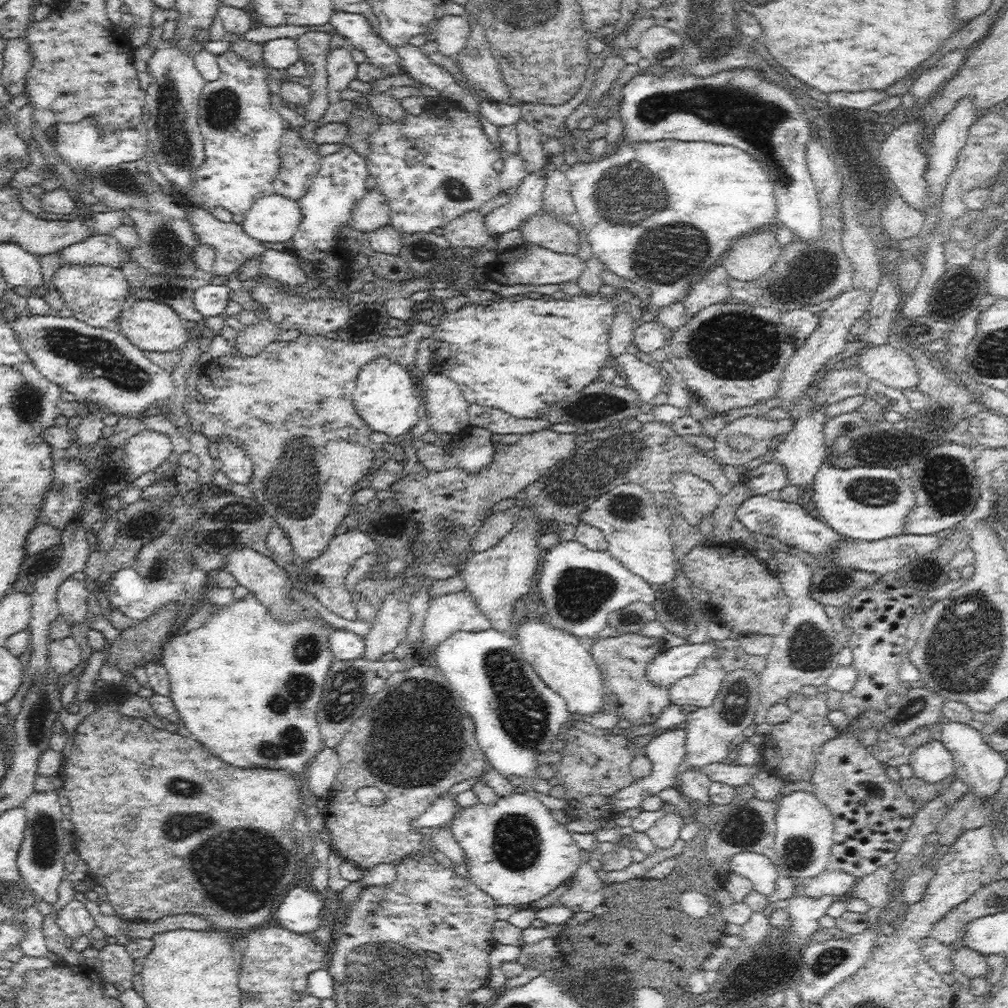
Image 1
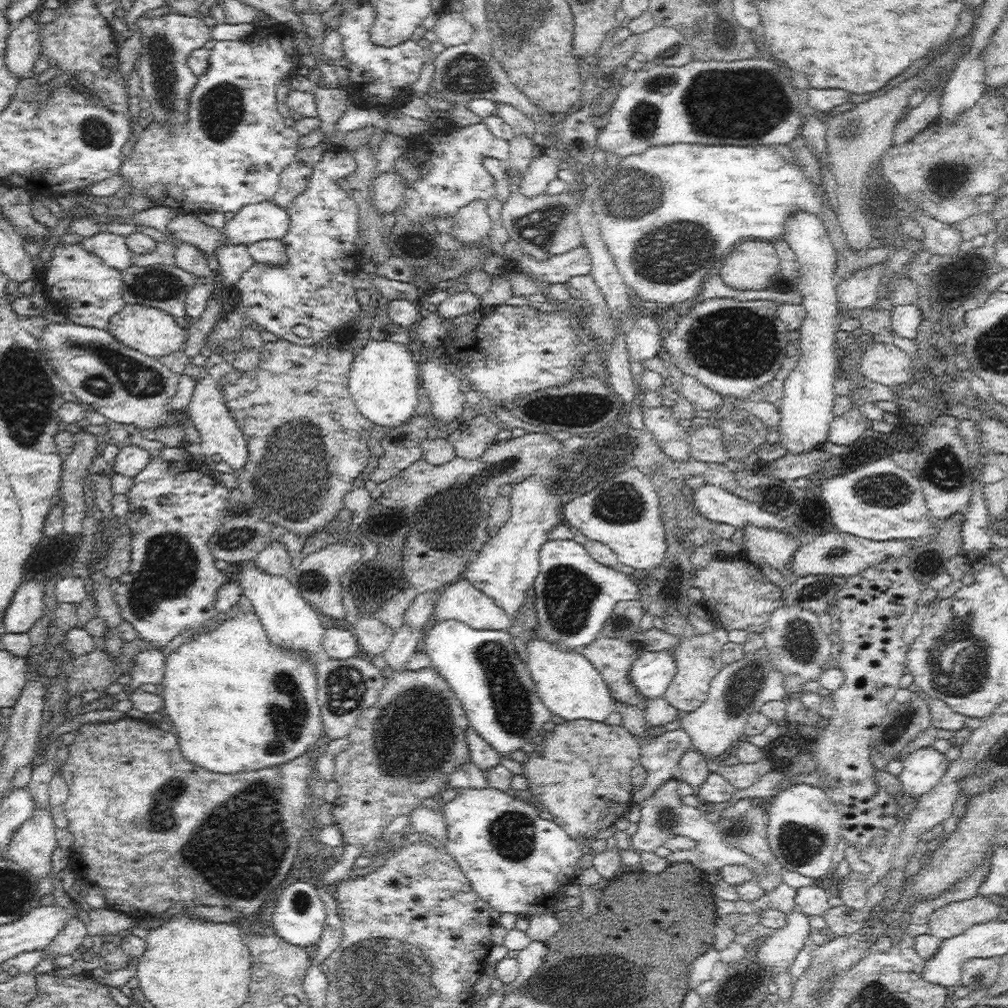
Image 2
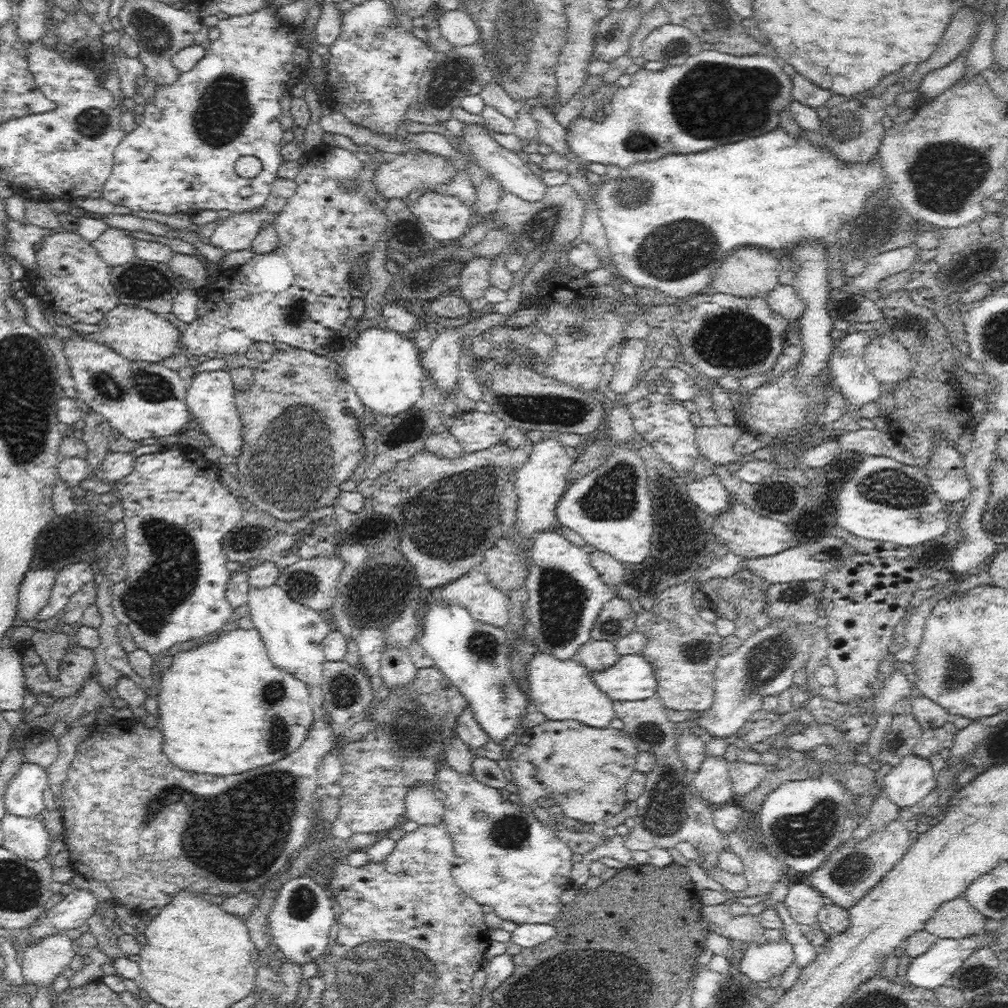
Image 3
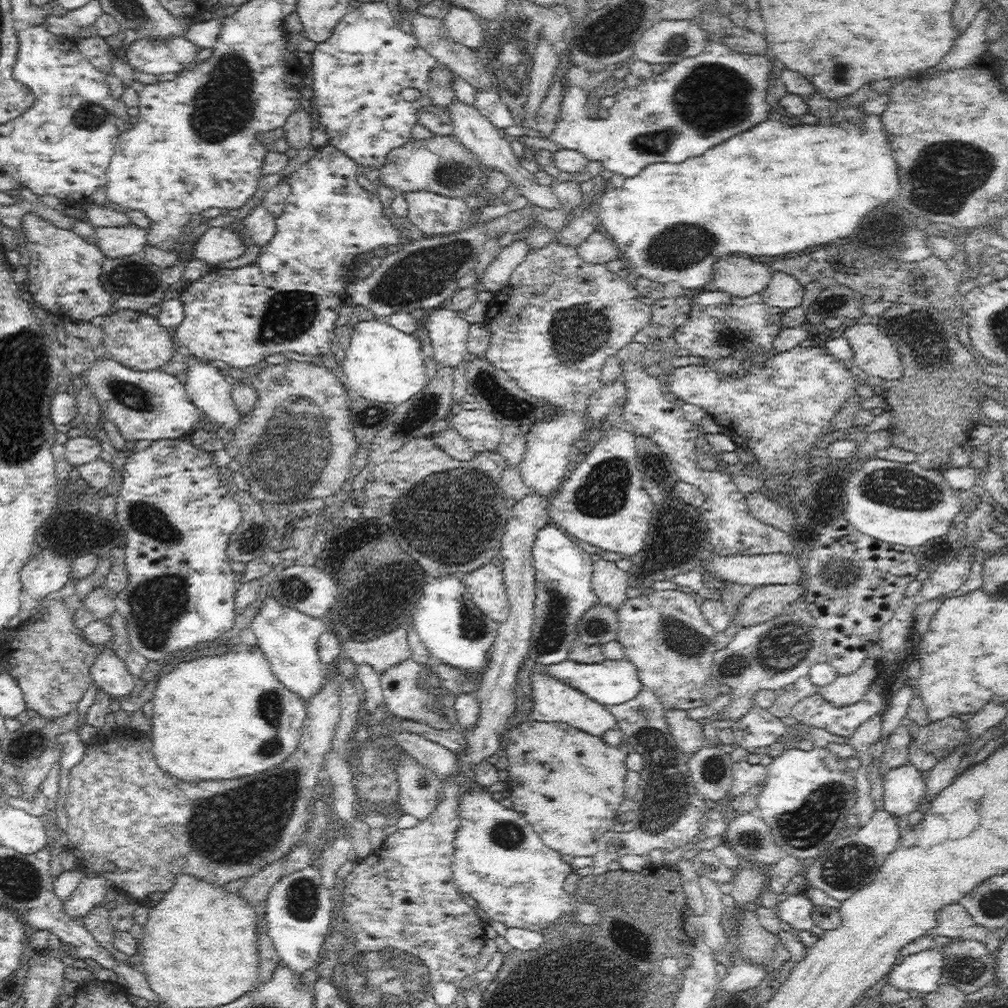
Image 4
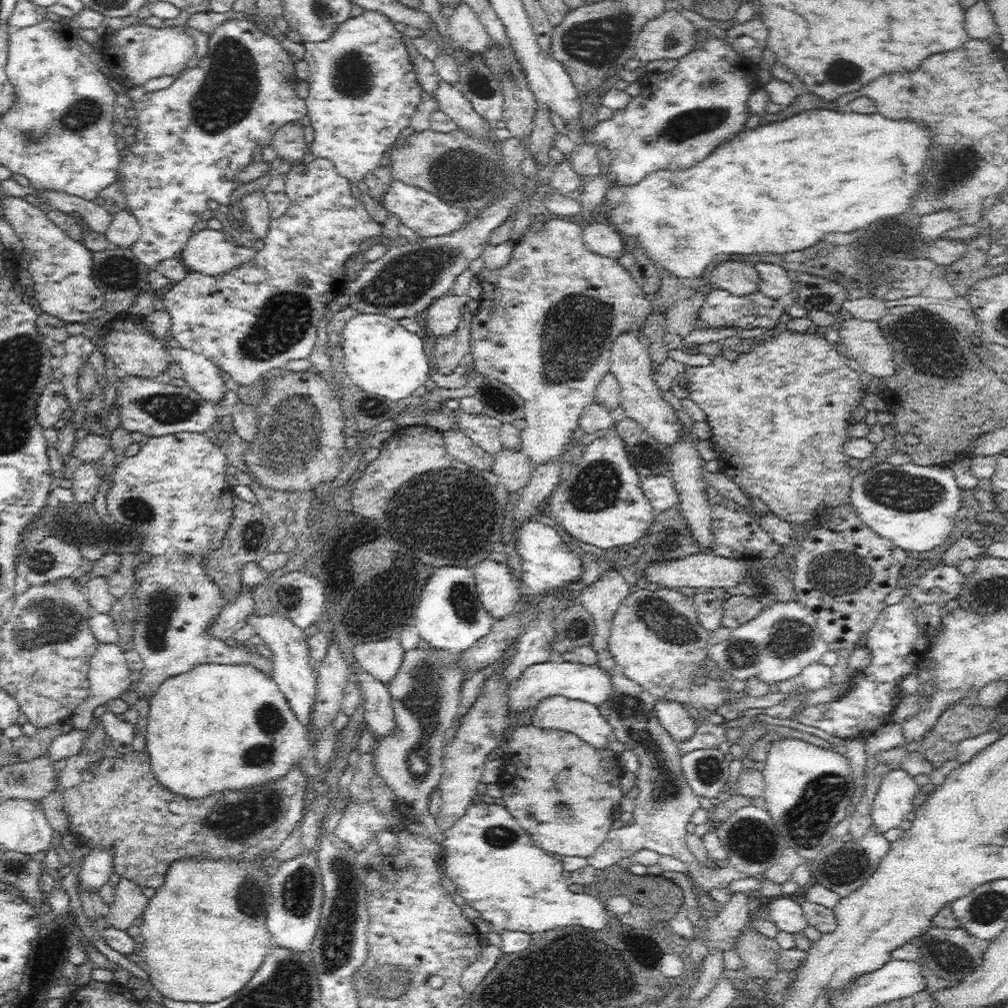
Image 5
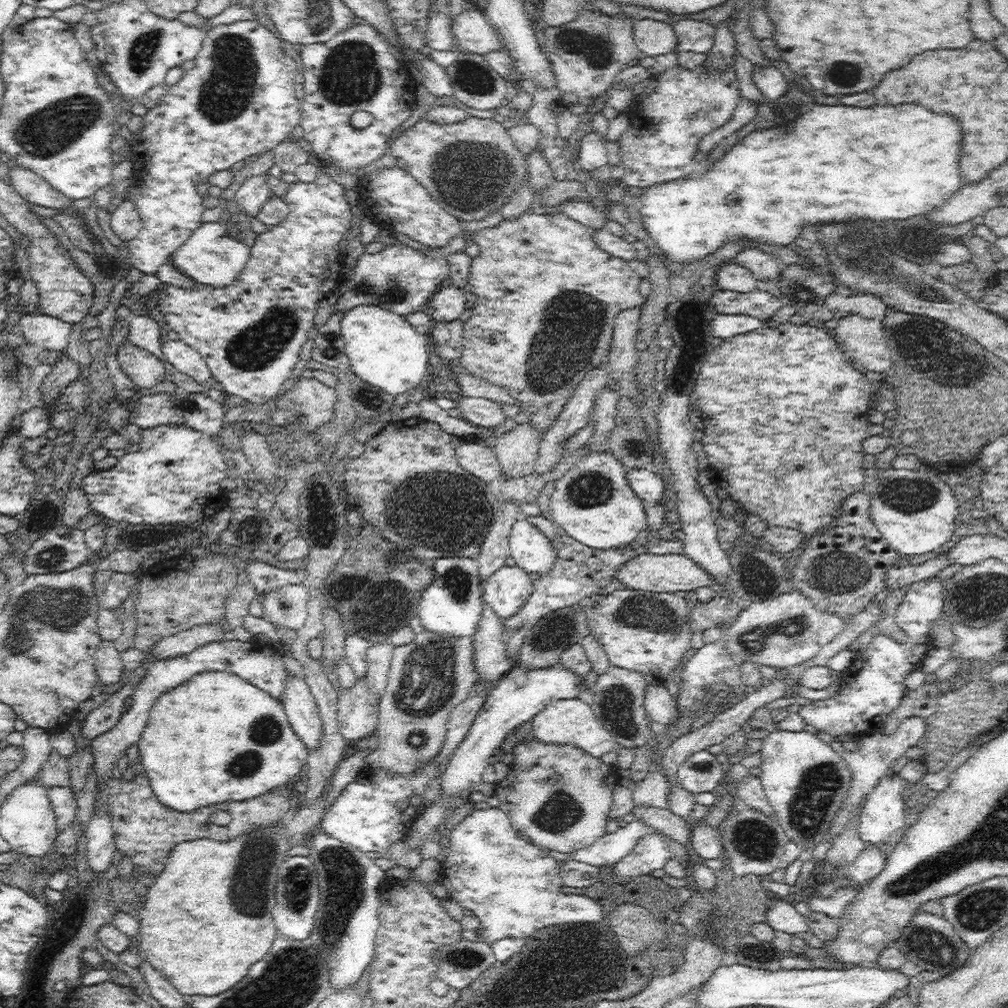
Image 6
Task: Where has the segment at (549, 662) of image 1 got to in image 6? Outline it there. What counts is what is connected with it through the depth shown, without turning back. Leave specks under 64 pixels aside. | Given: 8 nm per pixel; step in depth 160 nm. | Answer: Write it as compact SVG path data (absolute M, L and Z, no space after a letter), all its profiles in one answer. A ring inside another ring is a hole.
M578 698L558 699L550 702L531 720L535 738L544 744L572 744L590 754L601 758L604 754L616 750L614 736L598 720L592 707Z

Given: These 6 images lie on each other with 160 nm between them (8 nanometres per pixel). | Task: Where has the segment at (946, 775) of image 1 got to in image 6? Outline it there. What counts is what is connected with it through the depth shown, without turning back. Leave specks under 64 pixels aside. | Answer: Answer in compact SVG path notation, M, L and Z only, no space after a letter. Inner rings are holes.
M884 775L867 794L858 820L858 835L867 845L881 846L892 833L906 827L904 810L909 802L902 800L906 784L899 775Z

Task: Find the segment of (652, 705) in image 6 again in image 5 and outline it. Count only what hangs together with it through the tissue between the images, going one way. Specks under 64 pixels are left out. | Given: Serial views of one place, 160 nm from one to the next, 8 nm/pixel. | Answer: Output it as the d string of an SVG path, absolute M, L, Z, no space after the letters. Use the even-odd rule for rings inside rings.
M656 699L654 711L662 728L668 731L675 742L686 741L696 732L695 719L690 717L688 707L680 702Z

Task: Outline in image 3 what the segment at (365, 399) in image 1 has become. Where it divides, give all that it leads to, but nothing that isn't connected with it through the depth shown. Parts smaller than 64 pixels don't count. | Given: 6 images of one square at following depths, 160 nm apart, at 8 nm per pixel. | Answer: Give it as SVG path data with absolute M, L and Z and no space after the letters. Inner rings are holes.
M368 328L358 340L352 340L341 368L346 372L346 382L354 388L366 410L396 416L408 410L421 396L422 381L427 379L421 355L416 343L400 333L392 329Z

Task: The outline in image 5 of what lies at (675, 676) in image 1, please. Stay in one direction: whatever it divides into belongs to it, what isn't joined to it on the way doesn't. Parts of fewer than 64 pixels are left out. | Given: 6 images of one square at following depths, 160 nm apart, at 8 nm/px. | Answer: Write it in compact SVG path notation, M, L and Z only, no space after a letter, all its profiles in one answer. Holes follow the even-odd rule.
M552 661L541 662L529 666L508 686L508 714L524 710L528 706L538 706L538 703L546 697L562 695L572 700L580 699L590 704L602 704L612 694L612 681L610 672L598 667L598 665L583 665L575 662L556 663Z

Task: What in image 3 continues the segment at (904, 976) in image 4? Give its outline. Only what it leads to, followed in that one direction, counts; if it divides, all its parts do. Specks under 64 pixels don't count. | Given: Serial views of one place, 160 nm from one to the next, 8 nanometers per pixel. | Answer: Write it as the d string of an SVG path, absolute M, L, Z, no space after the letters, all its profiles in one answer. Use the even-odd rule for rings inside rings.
M995 932L966 938L939 938L927 952L912 960L906 978L912 985L931 991L946 984L977 949L987 947L987 937L995 939L990 942L996 942Z

